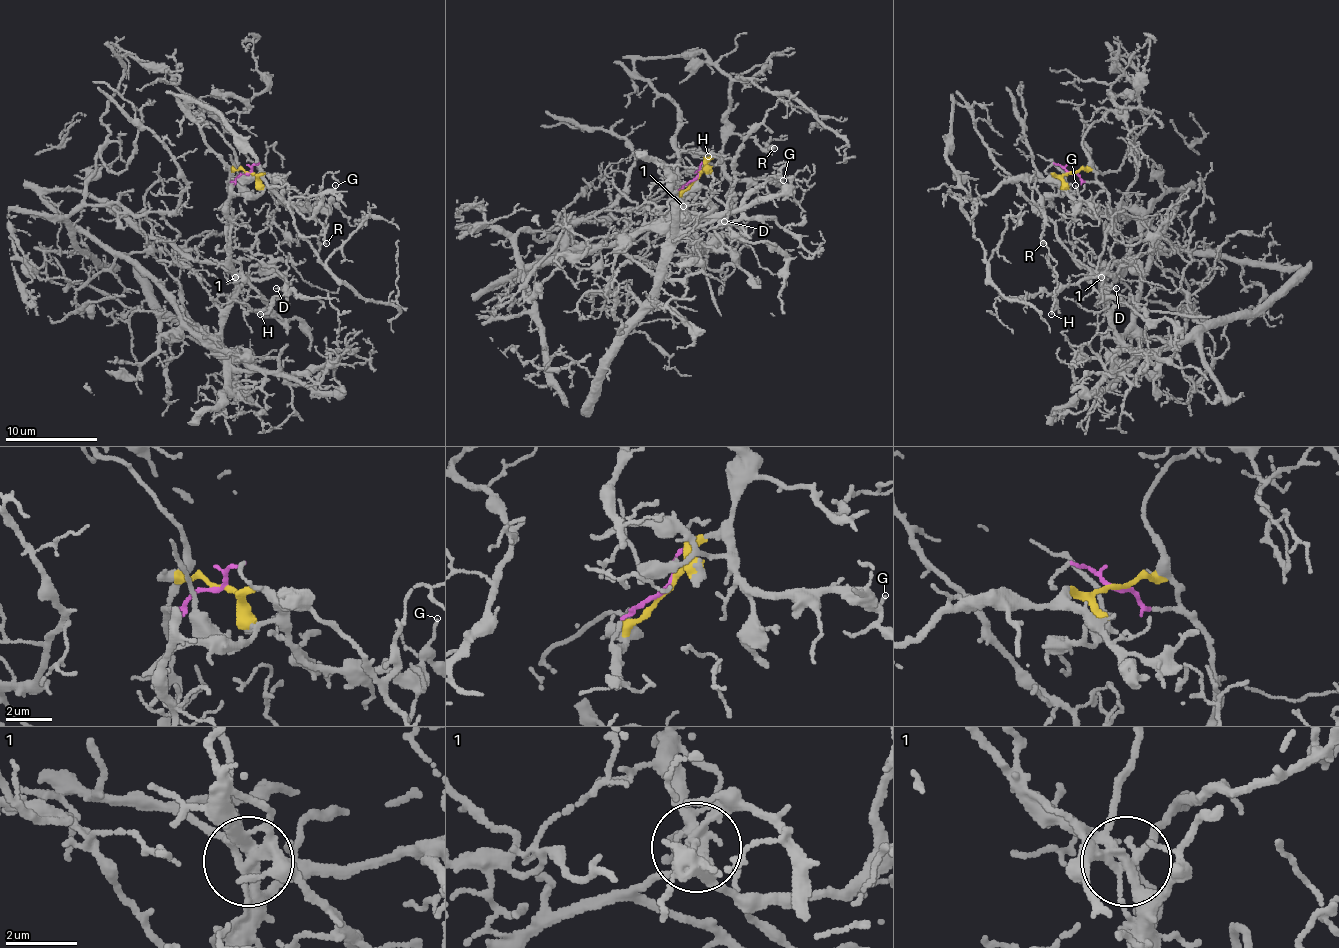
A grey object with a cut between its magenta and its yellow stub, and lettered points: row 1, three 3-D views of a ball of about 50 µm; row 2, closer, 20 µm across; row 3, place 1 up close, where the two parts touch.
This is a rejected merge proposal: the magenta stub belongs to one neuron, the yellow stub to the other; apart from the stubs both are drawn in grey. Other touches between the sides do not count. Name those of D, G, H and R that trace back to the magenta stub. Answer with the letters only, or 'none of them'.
D, H

